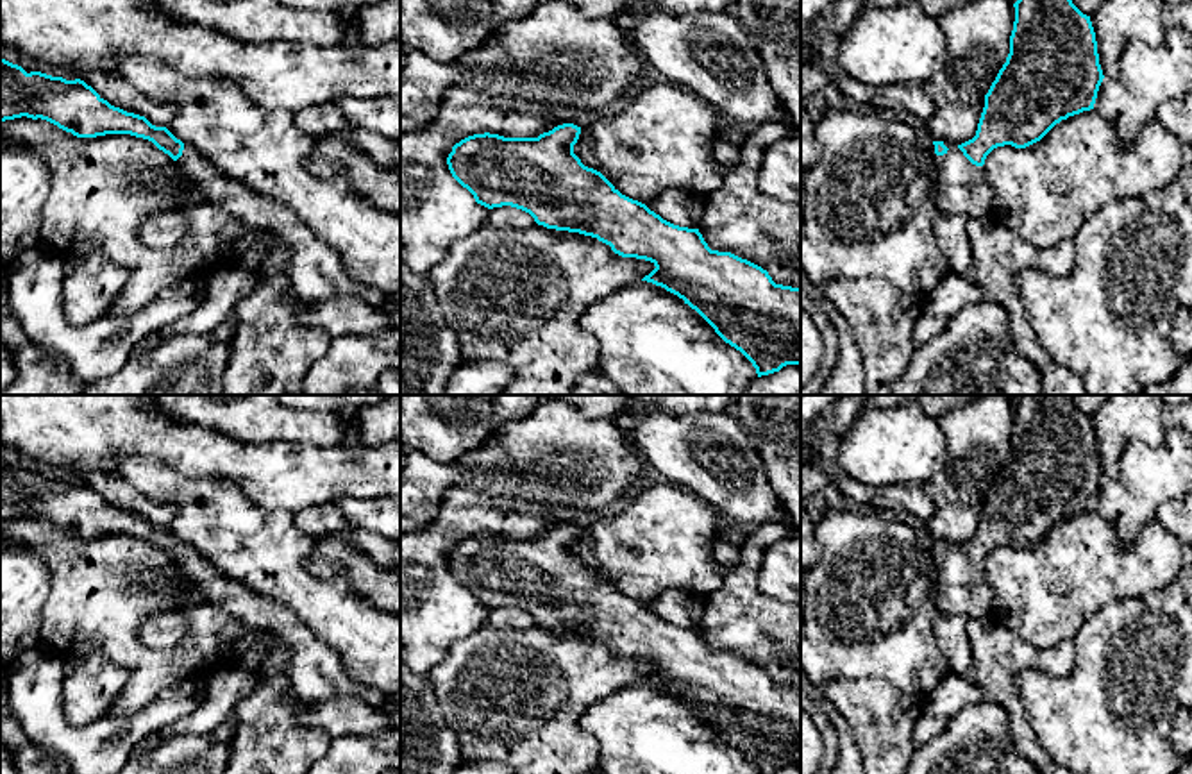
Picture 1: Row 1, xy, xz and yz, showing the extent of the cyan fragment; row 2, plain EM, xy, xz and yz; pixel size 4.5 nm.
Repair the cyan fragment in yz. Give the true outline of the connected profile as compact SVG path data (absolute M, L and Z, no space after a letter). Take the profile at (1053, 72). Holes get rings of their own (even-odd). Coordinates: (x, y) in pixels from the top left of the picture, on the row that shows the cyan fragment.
M1017 0L1010 54L988 93L976 136L961 145L933 141L931 156L938 172L938 209L944 215L988 218L992 184L985 172L986 156L1004 145L1026 148L1040 141L1056 123L1094 109L1104 79L1090 16L1072 0Z

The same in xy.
M0 59L0 123L21 116L46 120L77 138L130 134L152 141L188 179L180 195L184 206L211 202L245 229L273 234L268 247L239 252L236 263L241 268L257 272L266 256L282 245L288 248L288 277L304 302L354 297L384 309L388 295L352 279L340 256L304 227L291 209L220 173L193 145L182 143L166 127L111 105L80 79L27 73Z

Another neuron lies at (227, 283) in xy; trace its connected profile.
M236 261L216 265L206 277L207 297L191 313L173 320L163 329L147 336L130 354L130 359L139 359L172 334L207 334L225 322L238 302L248 295L257 284L257 272L241 268Z

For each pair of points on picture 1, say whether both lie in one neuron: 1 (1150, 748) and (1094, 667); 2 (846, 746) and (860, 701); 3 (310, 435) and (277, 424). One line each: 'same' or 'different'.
1: same
2: different
3: same

